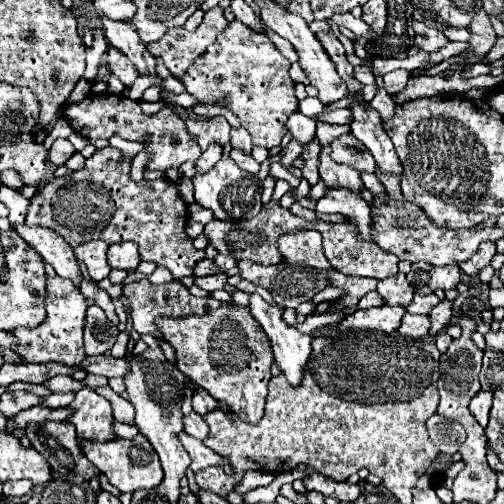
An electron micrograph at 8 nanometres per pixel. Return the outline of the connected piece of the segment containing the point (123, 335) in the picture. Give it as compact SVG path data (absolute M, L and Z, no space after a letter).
M127 331L120 332L117 336L116 343L111 350L118 350L118 358L122 359L127 354L127 345L130 335Z

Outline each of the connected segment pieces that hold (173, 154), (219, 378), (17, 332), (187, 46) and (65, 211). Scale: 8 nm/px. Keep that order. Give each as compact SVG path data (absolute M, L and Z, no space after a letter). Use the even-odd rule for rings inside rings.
M102 92L102 94L90 94L86 96L82 102L78 104L64 104L62 108L64 118L68 118L70 126L82 136L82 138L112 138L112 136L120 136L124 140L136 140L142 142L144 136L150 136L150 154L152 154L152 162L150 162L150 170L168 170L168 168L178 168L180 164L192 160L196 162L200 158L200 148L196 144L196 136L192 136L186 130L184 120L170 108L162 108L160 112L156 112L154 116L146 116L140 110L140 104L130 100L124 94L110 94L110 92Z
M222 302L220 308L204 316L156 318L156 328L176 352L176 368L196 386L208 390L216 400L224 402L240 420L256 424L264 416L270 366L274 362L268 336L246 306Z
M60 276L46 278L46 320L36 328L14 328L10 334L16 336L16 348L12 348L24 362L64 362L68 366L78 366L86 354L82 344L84 316L86 316L86 298L82 292Z
M216 6L204 14L204 22L194 32L188 32L184 28L172 28L160 40L148 44L148 50L154 56L160 56L174 76L182 76L192 66L192 62L212 42L216 42L216 36L226 26L228 20L224 18L224 10Z
M112 146L102 148L102 150L96 150L86 160L86 166L84 168L80 168L76 172L68 172L62 178L54 178L46 186L42 186L34 194L34 198L30 198L26 224L28 226L52 228L72 248L76 248L82 242L96 240L96 238L98 240L104 240L108 244L132 240L132 242L136 242L140 246L142 260L152 260L158 266L166 266L176 280L180 280L184 276L192 276L194 274L192 272L194 264L198 264L200 260L204 260L206 254L204 254L204 250L196 250L192 246L192 240L184 232L188 208L186 208L184 200L178 194L178 186L174 182L168 182L168 180L162 178L162 180L142 180L144 182L144 188L142 188L140 182L134 182L130 178L130 164L132 164L132 158L130 156L124 156L120 150L116 150Z

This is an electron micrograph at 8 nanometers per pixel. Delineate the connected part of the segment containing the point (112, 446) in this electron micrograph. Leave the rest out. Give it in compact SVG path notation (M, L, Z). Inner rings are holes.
M140 434L134 438L116 438L108 442L84 442L82 452L100 472L108 476L110 484L116 486L120 492L134 492L138 488L152 490L164 478L160 460L156 452L152 452L152 444L148 444L148 440L144 440L144 436Z

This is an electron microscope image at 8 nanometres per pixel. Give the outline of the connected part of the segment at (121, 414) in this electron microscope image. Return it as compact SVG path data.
M109 386L100 388L98 392L112 402L112 410L114 410L114 418L116 418L116 420L126 422L126 424L132 424L132 422L134 422L134 408L132 408L132 404L130 404L128 400L120 398Z

